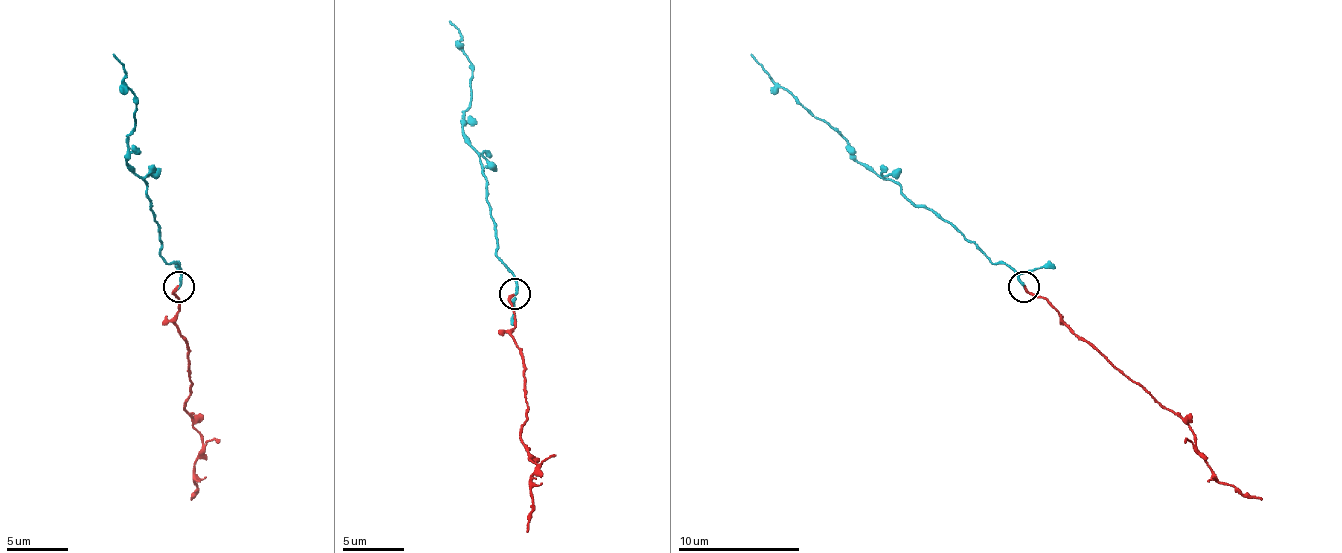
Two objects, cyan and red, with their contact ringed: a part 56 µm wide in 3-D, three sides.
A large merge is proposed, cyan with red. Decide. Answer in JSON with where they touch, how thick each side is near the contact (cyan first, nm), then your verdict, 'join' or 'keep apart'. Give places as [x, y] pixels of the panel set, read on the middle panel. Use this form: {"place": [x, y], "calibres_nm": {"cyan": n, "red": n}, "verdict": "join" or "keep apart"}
{"place": [515, 293], "calibres_nm": {"cyan": 160, "red": 240}, "verdict": "join"}

